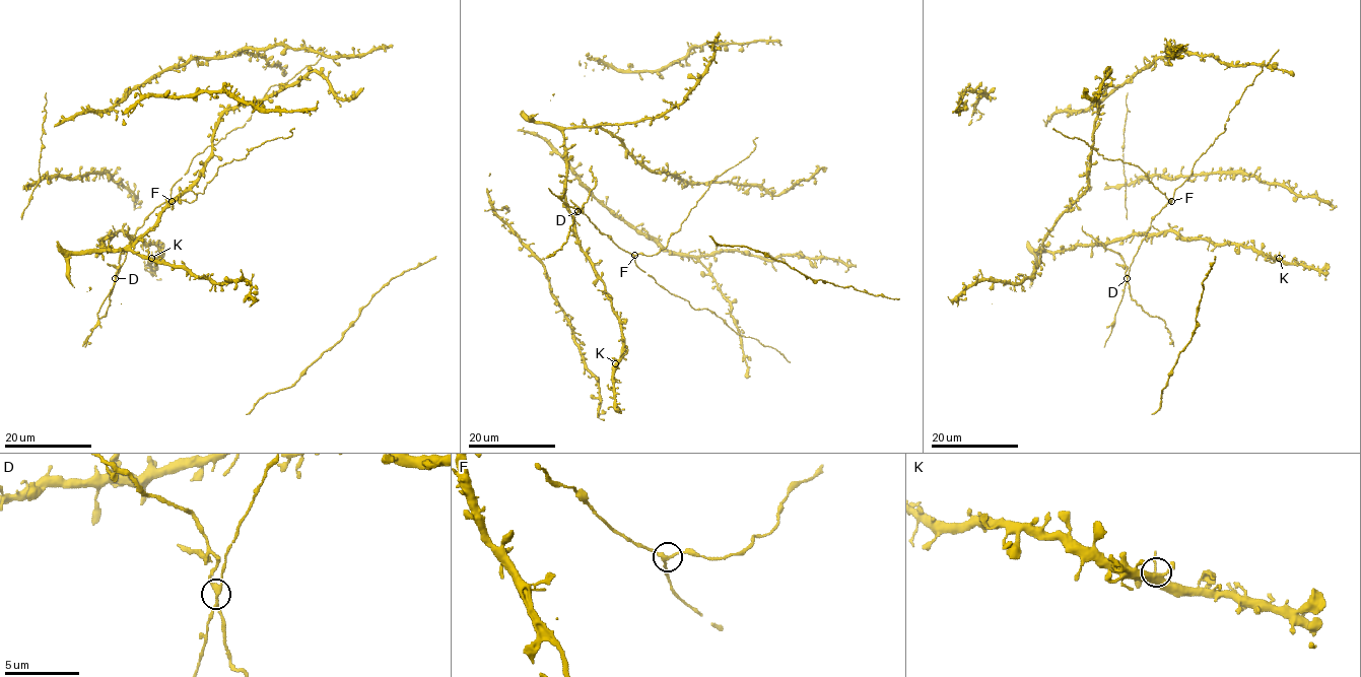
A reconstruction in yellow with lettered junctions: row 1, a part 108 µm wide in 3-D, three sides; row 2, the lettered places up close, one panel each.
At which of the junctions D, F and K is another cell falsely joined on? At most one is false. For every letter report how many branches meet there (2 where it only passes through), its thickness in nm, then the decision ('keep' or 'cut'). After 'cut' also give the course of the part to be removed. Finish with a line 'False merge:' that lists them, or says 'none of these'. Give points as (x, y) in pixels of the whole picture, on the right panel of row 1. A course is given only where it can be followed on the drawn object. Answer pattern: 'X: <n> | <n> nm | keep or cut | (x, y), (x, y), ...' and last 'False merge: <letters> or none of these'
D: 4 | 260 nm | cut | (1127, 277), (1132, 298), (1150, 316), (1158, 316), (1165, 324), (1173, 346)
F: 3 | 200 nm | keep
K: 4 | 360 nm | keep
False merge: D

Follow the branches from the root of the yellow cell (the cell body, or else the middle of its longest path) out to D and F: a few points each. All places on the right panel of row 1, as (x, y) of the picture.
D: (1225, 127), (1195, 162), (1193, 173), (1175, 190), (1173, 199), (1151, 220), (1127, 277)
F: (1225, 127), (1195, 162), (1193, 173), (1175, 190), (1171, 201)

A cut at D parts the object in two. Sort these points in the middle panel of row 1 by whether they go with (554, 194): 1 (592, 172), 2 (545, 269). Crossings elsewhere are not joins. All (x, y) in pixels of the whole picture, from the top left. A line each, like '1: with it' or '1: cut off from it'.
1: cut off from it
2: with it

